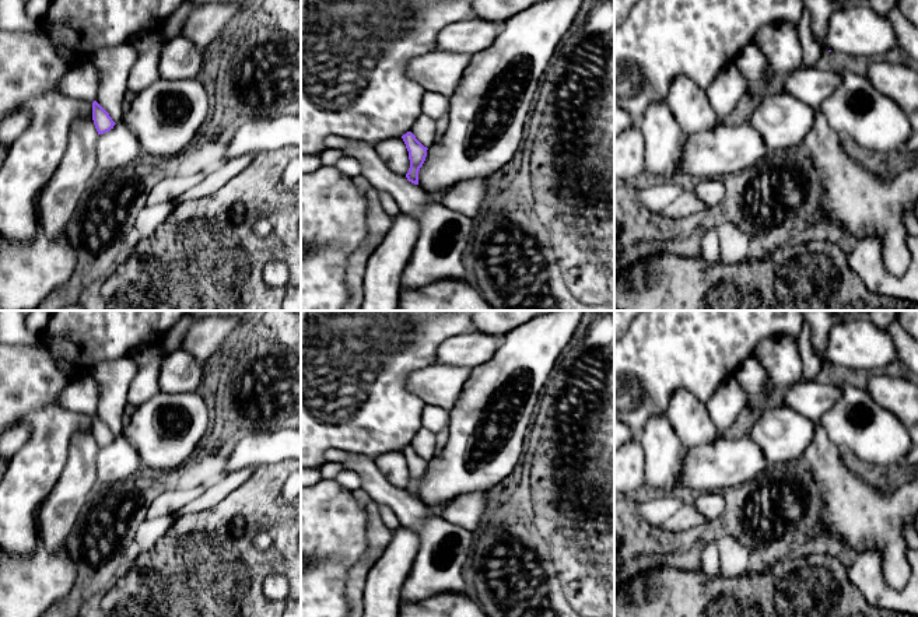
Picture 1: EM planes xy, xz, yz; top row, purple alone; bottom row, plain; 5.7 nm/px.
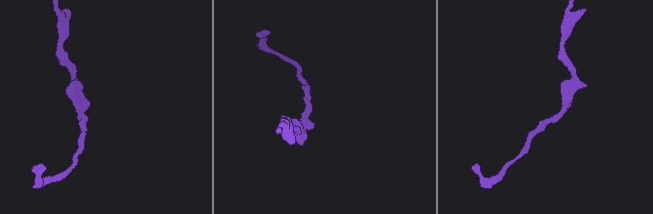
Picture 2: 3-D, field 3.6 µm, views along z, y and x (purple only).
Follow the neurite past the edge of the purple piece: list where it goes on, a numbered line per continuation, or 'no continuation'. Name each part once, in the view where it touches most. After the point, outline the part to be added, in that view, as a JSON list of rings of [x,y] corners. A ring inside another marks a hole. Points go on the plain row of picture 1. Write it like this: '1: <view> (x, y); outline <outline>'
no continuation

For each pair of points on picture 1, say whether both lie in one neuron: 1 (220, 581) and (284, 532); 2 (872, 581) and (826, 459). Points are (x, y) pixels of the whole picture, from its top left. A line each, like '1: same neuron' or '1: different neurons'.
1: same neuron
2: different neurons

